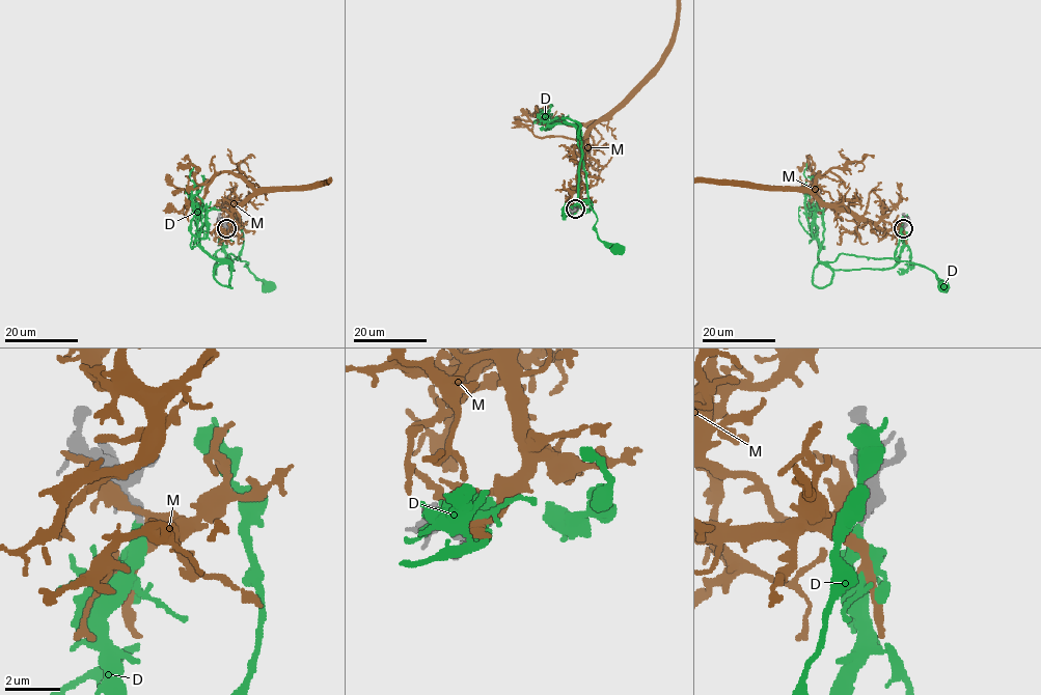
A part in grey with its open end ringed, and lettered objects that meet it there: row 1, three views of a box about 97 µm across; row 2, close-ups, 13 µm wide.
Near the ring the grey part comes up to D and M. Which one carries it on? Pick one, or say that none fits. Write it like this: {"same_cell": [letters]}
{"same_cell": ["D"]}

